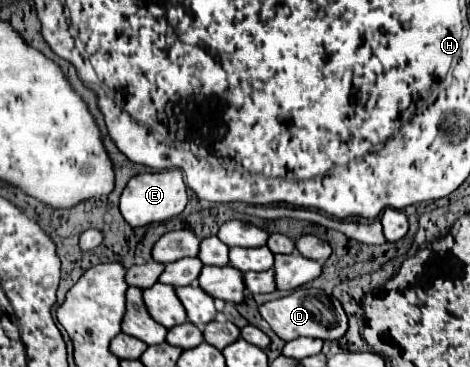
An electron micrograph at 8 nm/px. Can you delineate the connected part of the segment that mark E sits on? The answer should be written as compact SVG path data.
M172 169L172 171L158 171L158 173L140 173L132 177L120 197L120 211L132 227L142 227L148 223L162 223L170 217L180 215L186 203L188 203L188 195L186 195L182 173L178 169Z

